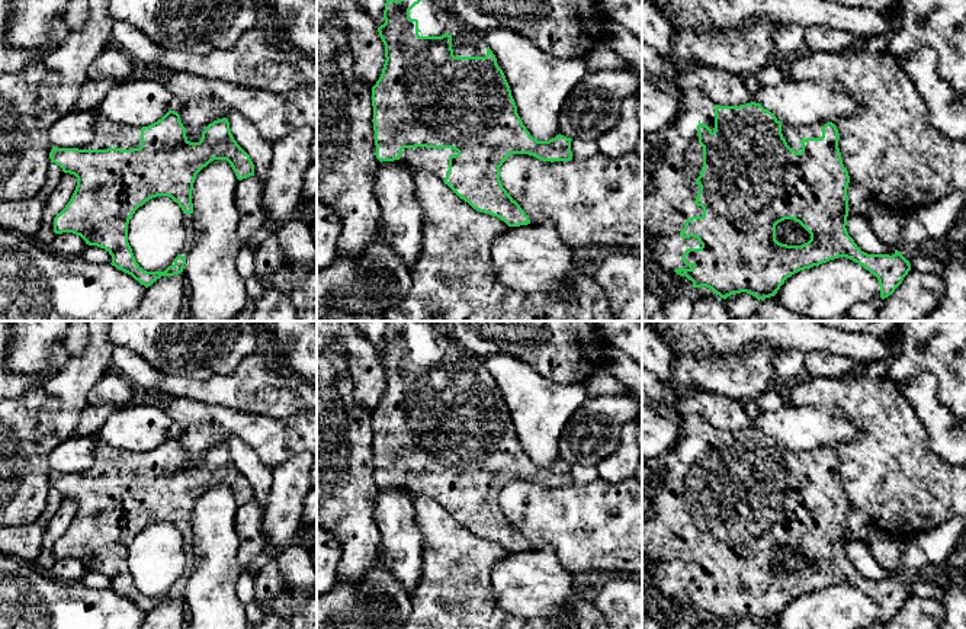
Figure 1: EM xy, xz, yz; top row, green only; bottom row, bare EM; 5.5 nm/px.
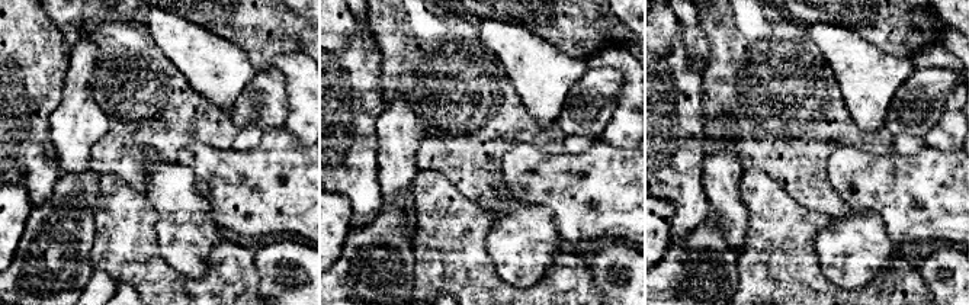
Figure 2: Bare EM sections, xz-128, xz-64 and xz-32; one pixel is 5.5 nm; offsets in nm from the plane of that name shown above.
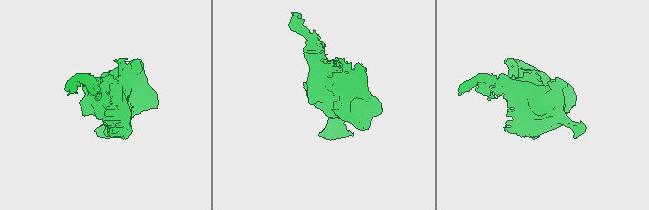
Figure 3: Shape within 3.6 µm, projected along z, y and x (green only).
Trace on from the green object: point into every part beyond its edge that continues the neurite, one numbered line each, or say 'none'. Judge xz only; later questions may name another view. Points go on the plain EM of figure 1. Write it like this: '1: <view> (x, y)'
1: xz (436, 342)
2: xz (435, 485)

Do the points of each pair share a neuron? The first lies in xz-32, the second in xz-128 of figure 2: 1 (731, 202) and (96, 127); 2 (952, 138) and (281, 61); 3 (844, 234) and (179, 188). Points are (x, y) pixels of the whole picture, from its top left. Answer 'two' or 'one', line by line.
1: one
2: one
3: one

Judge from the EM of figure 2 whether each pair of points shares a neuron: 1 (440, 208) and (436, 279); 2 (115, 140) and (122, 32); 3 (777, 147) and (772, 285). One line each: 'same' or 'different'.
1: same
2: same
3: different

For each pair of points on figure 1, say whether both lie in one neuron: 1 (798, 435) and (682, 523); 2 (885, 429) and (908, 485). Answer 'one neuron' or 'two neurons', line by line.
1: two neurons
2: one neuron

